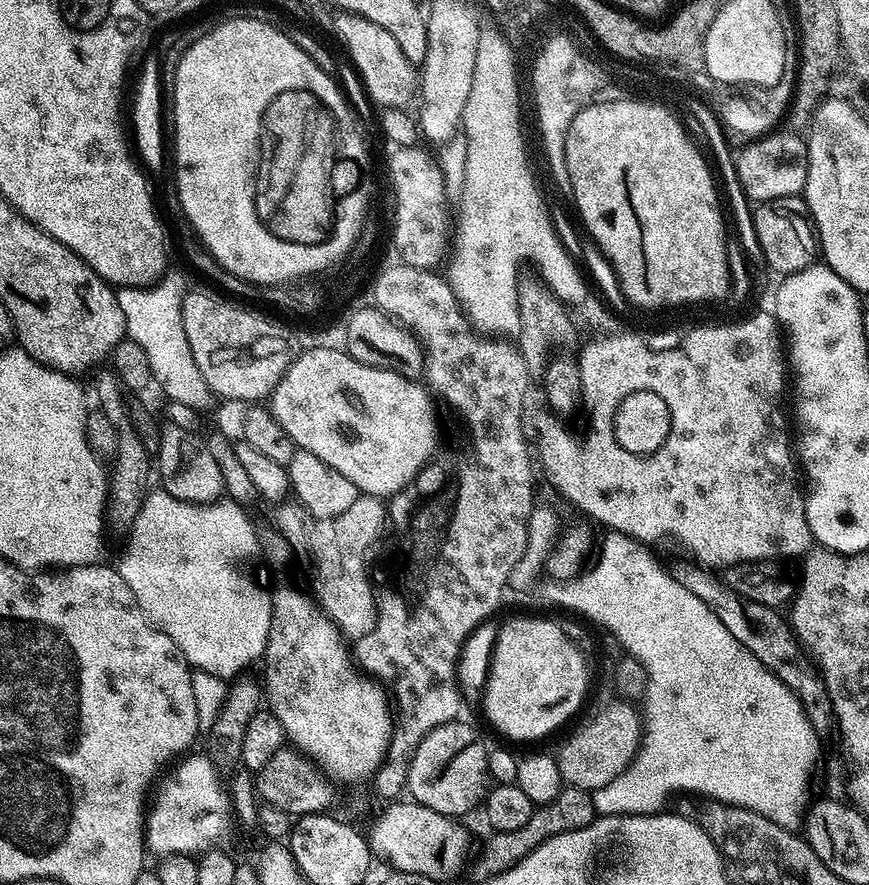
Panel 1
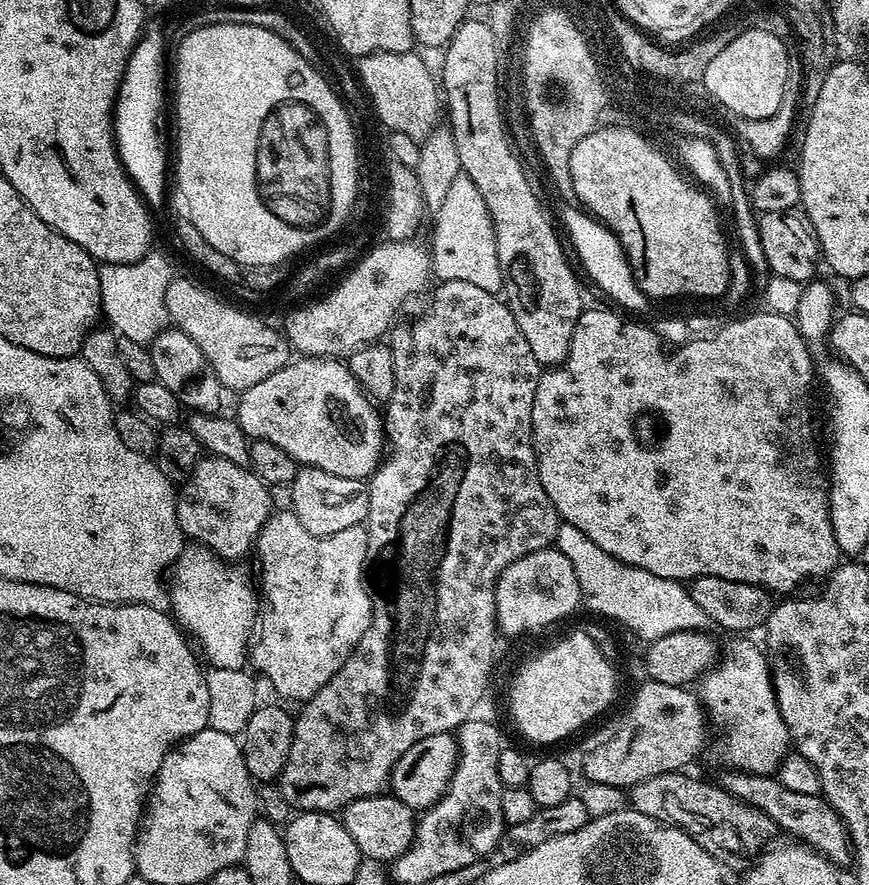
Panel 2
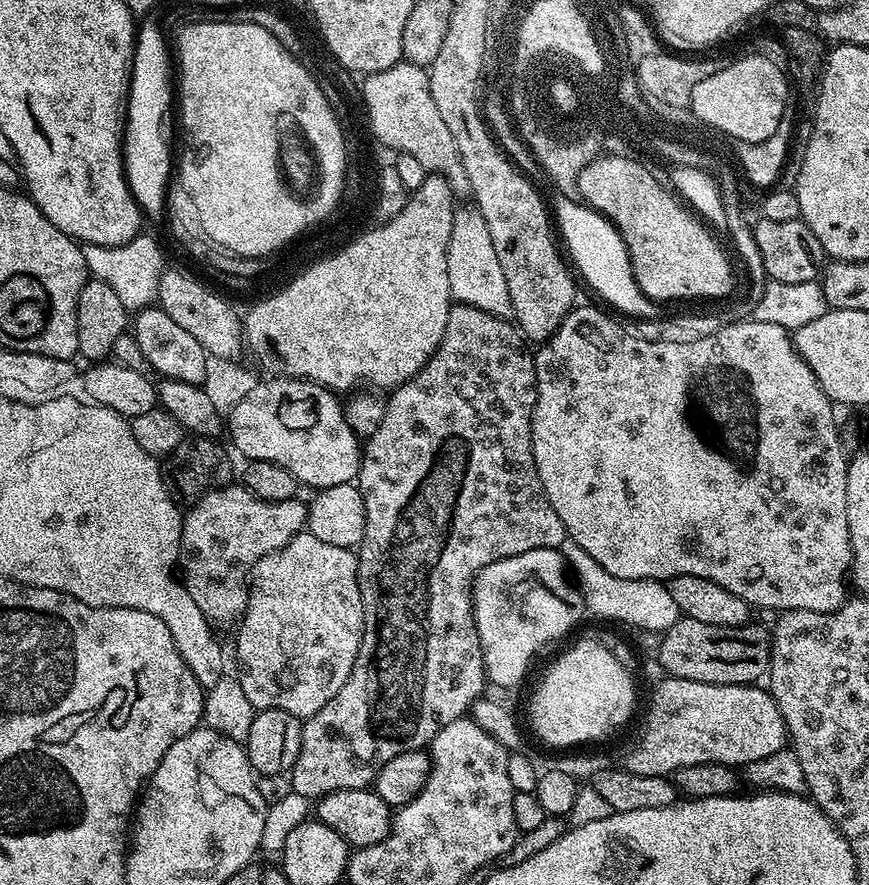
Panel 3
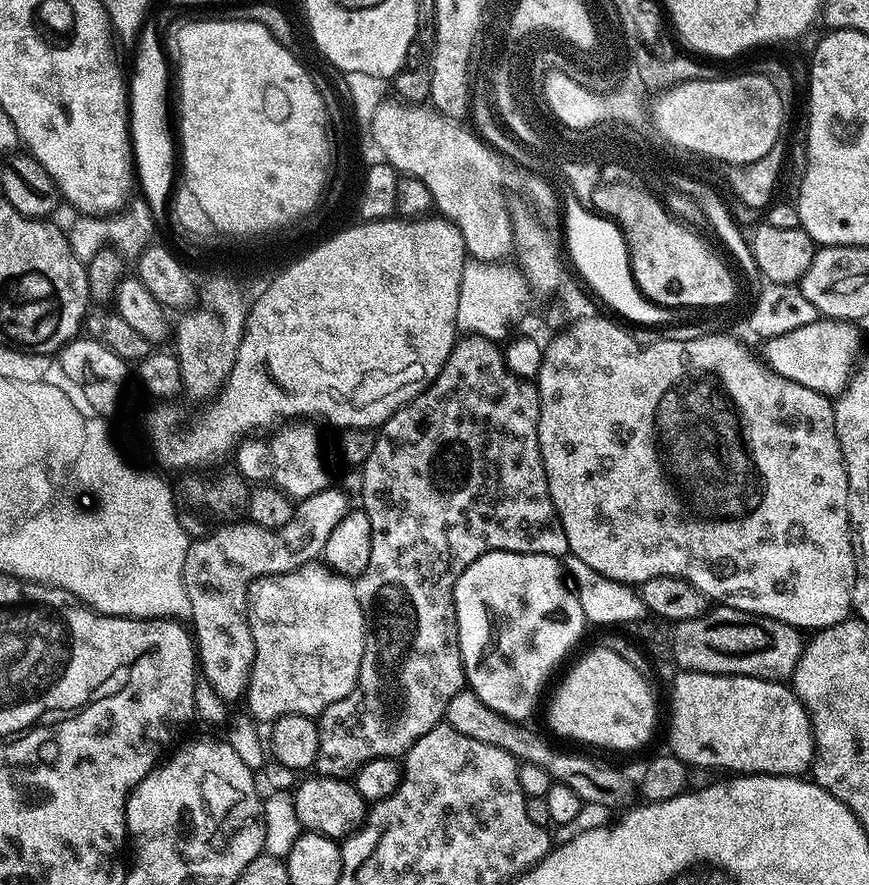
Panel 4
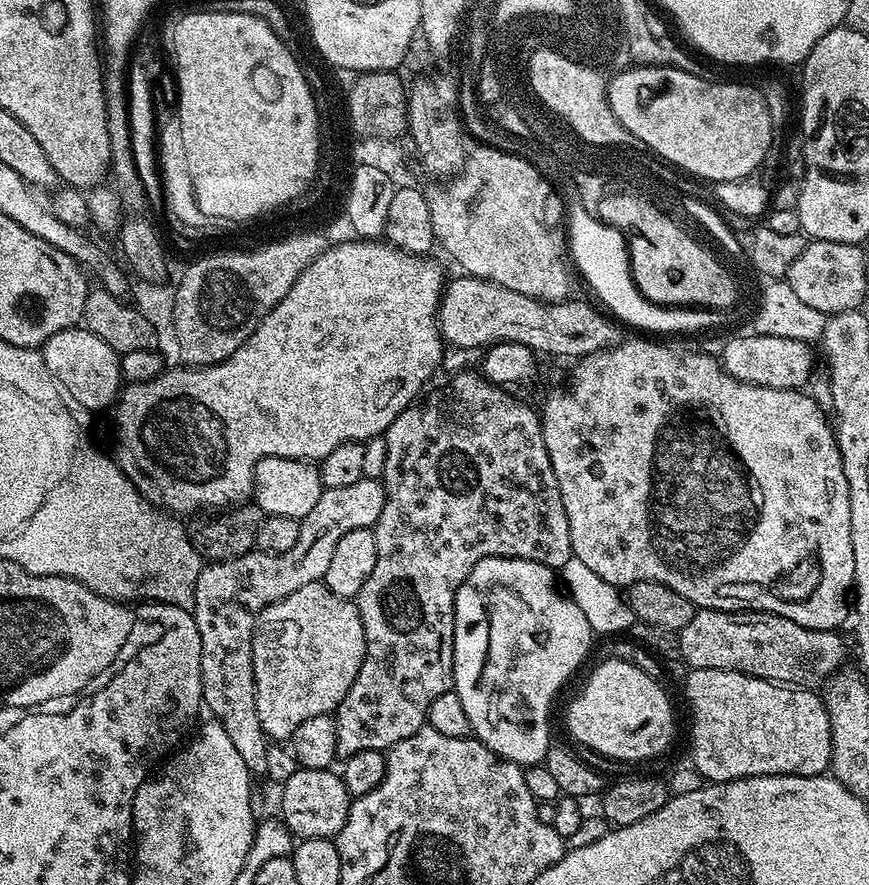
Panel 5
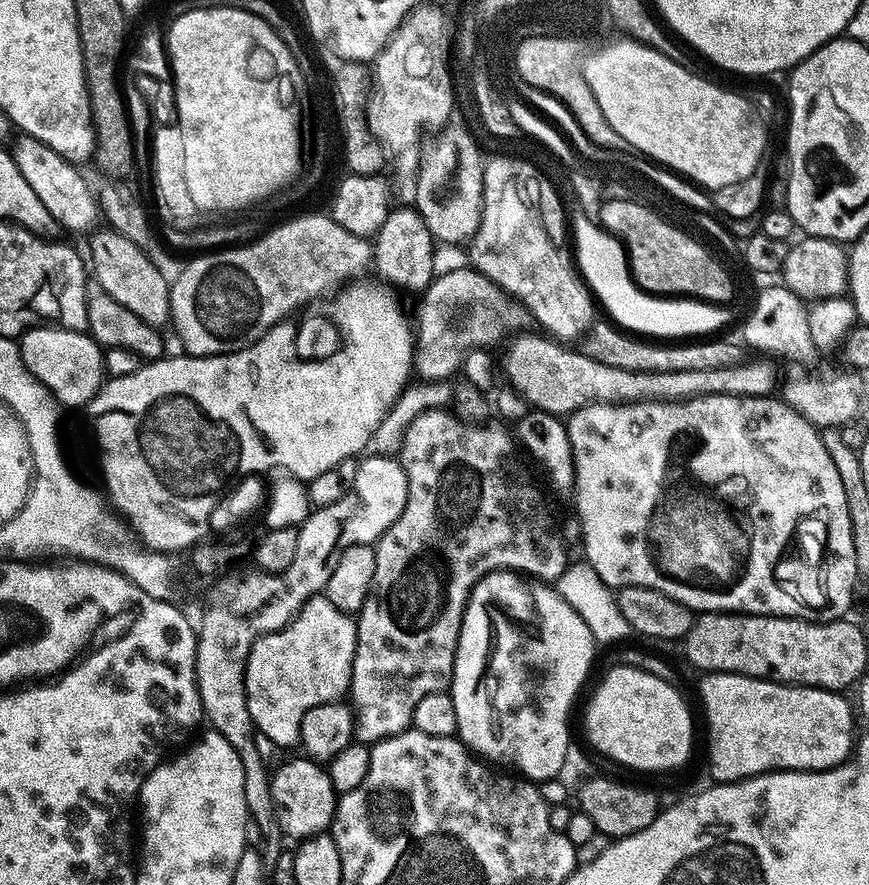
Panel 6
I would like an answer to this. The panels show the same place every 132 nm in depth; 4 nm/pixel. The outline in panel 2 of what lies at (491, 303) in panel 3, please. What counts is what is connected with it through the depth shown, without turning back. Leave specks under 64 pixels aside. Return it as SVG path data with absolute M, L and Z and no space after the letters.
M461 173L454 178L444 203L434 216L436 220L430 243L433 275L439 281L469 282L487 292L497 293L503 287L503 276L497 258L496 232L486 202L468 175Z

